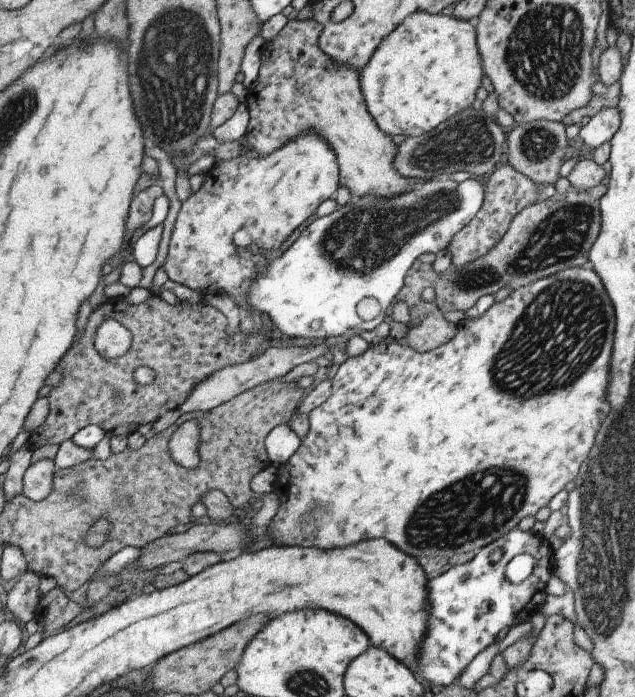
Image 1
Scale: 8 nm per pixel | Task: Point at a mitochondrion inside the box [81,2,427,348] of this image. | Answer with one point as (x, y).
(174, 62)

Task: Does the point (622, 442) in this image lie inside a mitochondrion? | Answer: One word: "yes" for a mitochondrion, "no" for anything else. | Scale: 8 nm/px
yes

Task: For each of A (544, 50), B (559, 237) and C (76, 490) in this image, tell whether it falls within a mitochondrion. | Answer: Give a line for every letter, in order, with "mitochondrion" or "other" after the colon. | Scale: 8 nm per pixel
A: mitochondrion
B: mitochondrion
C: mitochondrion

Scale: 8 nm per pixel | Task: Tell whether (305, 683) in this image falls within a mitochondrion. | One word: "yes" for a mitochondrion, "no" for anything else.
yes

